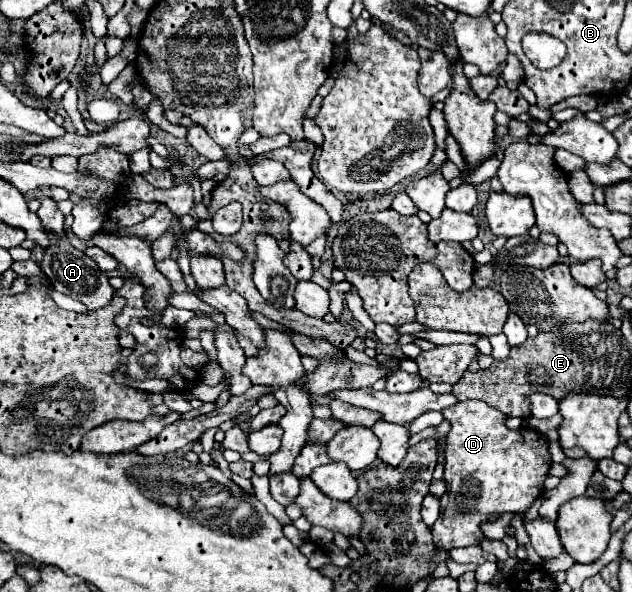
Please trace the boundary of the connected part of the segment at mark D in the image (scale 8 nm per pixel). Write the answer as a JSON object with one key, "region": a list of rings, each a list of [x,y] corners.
{"region":[[[464,400],[448,410],[442,410],[444,420],[450,422],[450,432],[446,436],[446,464],[444,482],[446,494],[440,498],[440,518],[432,526],[432,540],[436,550],[448,550],[456,546],[470,546],[484,540],[480,532],[480,522],[488,522],[492,512],[528,512],[532,502],[544,492],[544,478],[548,476],[552,458],[548,450],[548,440],[532,428],[506,428],[506,416],[490,408],[480,400]]]}

